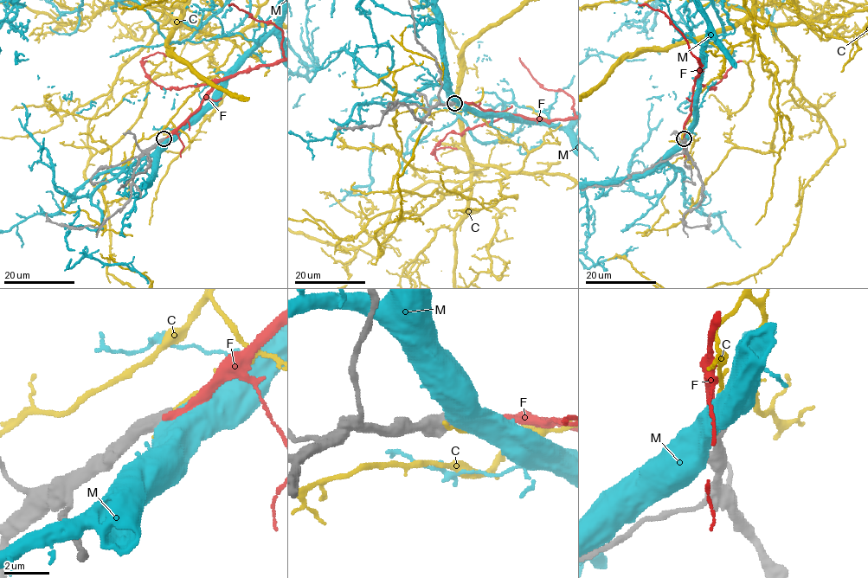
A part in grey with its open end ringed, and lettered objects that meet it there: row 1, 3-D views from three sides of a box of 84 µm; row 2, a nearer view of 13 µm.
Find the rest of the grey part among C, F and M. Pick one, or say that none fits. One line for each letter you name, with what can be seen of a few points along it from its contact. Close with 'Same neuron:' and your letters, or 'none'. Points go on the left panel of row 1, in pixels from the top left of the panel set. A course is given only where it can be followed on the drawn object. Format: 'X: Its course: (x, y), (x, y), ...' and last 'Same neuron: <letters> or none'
Same neuron: F

